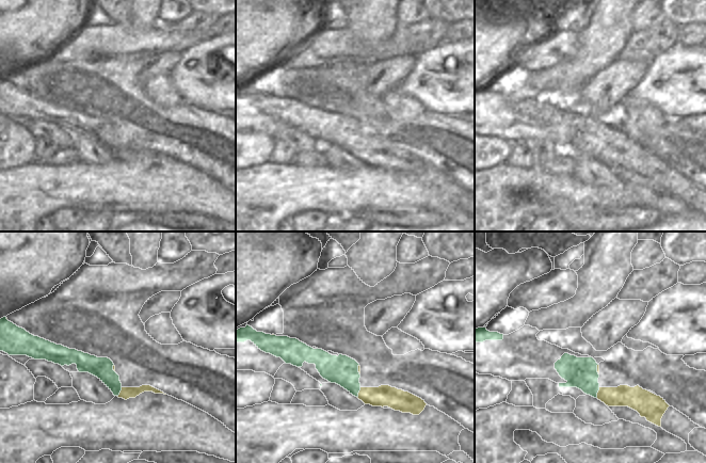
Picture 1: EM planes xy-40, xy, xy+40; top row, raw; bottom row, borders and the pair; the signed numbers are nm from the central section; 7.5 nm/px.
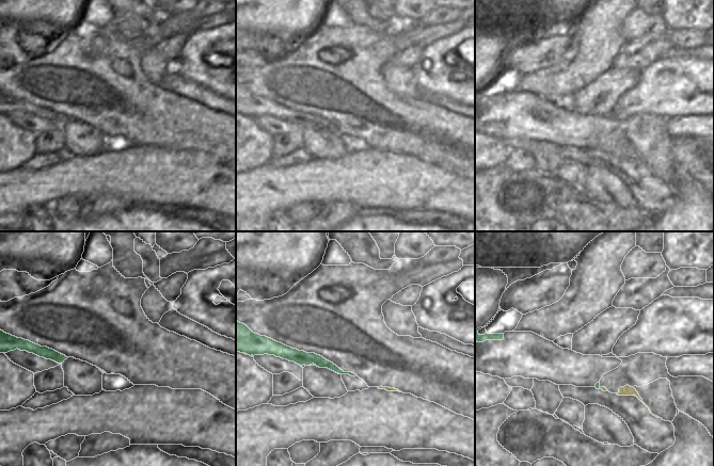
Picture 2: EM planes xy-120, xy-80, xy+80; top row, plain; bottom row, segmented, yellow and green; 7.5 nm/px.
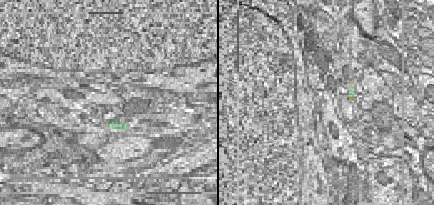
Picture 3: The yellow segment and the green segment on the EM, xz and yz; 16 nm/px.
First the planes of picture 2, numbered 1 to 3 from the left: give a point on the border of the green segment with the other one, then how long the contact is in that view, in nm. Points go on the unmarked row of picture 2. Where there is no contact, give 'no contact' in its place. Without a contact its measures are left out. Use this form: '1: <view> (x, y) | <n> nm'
1: xy-120 (102, 132) | 30 nm
2: no contact
3: no contact

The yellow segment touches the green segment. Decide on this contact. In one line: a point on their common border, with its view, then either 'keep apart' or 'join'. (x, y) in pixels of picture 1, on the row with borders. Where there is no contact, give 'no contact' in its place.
meets yellow in xy+40 at (597, 393); join

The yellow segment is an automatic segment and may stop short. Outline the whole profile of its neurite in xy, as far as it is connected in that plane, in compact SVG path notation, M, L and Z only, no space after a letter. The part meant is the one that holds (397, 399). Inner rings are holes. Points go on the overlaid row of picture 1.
M247 324L236 330L236 342L246 340L251 340L266 353L280 357L286 364L296 367L302 367L304 362L315 364L323 379L340 385L365 404L388 406L413 415L419 415L427 405L421 398L389 385L362 387L360 366L347 355L332 355L322 349L314 349L296 338L257 332Z

